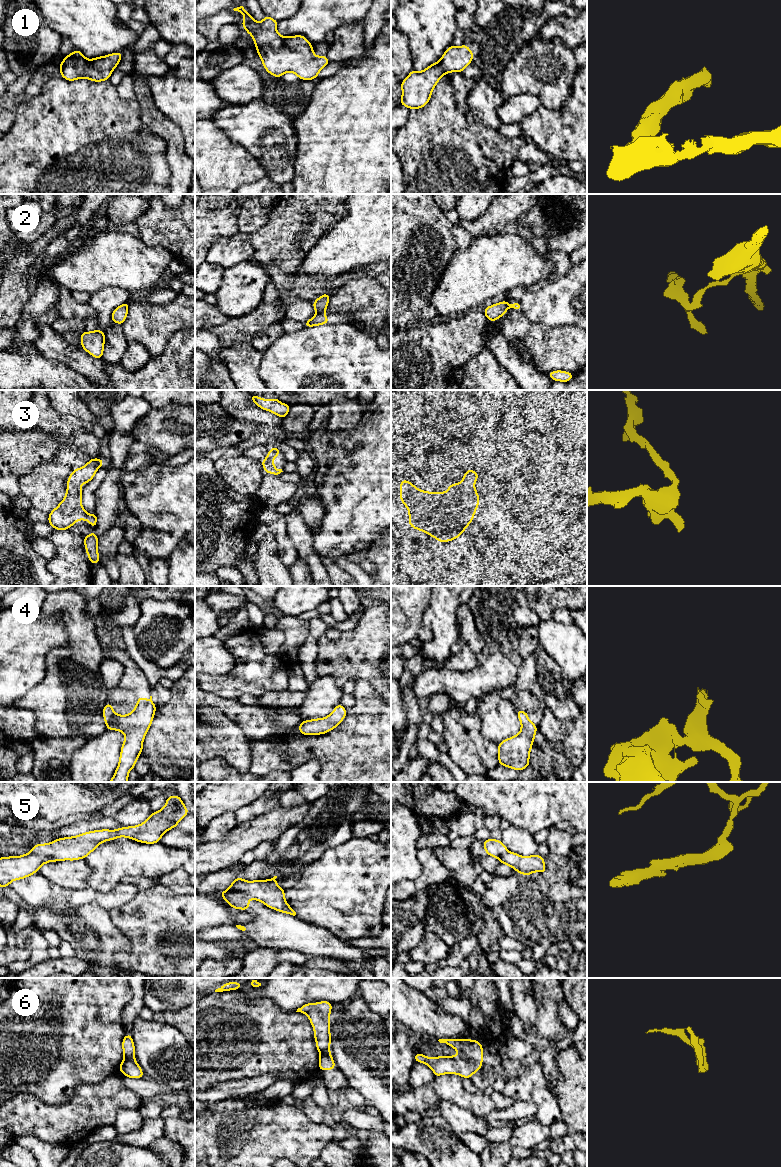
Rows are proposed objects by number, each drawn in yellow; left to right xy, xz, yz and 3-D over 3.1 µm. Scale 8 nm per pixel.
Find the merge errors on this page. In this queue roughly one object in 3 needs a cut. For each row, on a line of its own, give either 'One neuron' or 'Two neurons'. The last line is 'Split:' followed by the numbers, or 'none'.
1: One neuron
2: Two neurons
3: One neuron
4: One neuron
5: Two neurons
6: Two neurons
Split: 2, 5, 6

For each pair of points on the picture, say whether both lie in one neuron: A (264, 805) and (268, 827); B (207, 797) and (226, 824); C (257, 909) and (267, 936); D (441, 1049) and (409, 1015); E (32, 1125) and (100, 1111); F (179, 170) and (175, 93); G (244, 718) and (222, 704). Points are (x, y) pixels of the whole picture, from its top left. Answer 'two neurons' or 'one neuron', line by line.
A: two neurons
B: two neurons
C: one neuron
D: one neuron
E: one neuron
F: two neurons
G: one neuron

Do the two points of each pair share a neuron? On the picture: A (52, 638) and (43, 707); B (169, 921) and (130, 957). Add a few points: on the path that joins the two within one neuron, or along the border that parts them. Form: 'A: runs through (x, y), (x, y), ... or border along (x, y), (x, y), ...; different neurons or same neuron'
A: border along (64, 628), (66, 642), (50, 650), (45, 671); different neurons
B: runs through (159, 931), (140, 950); same neuron

